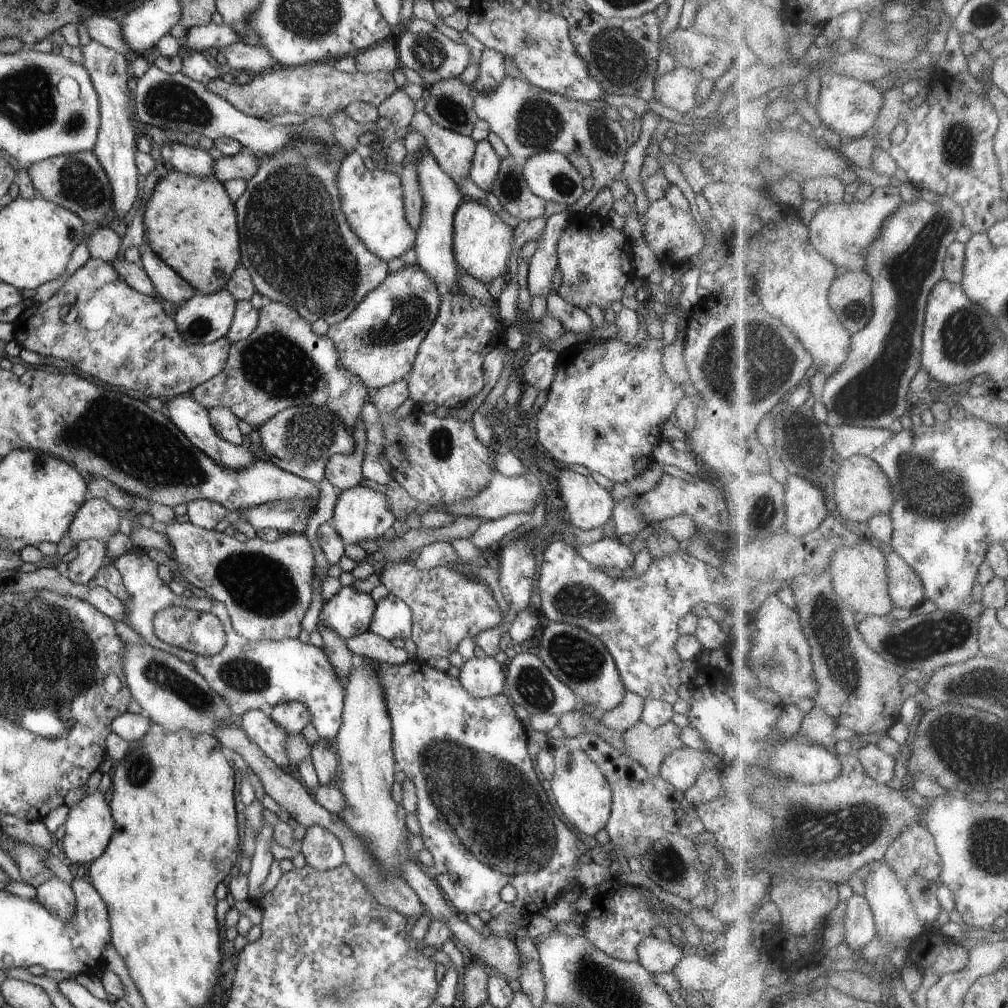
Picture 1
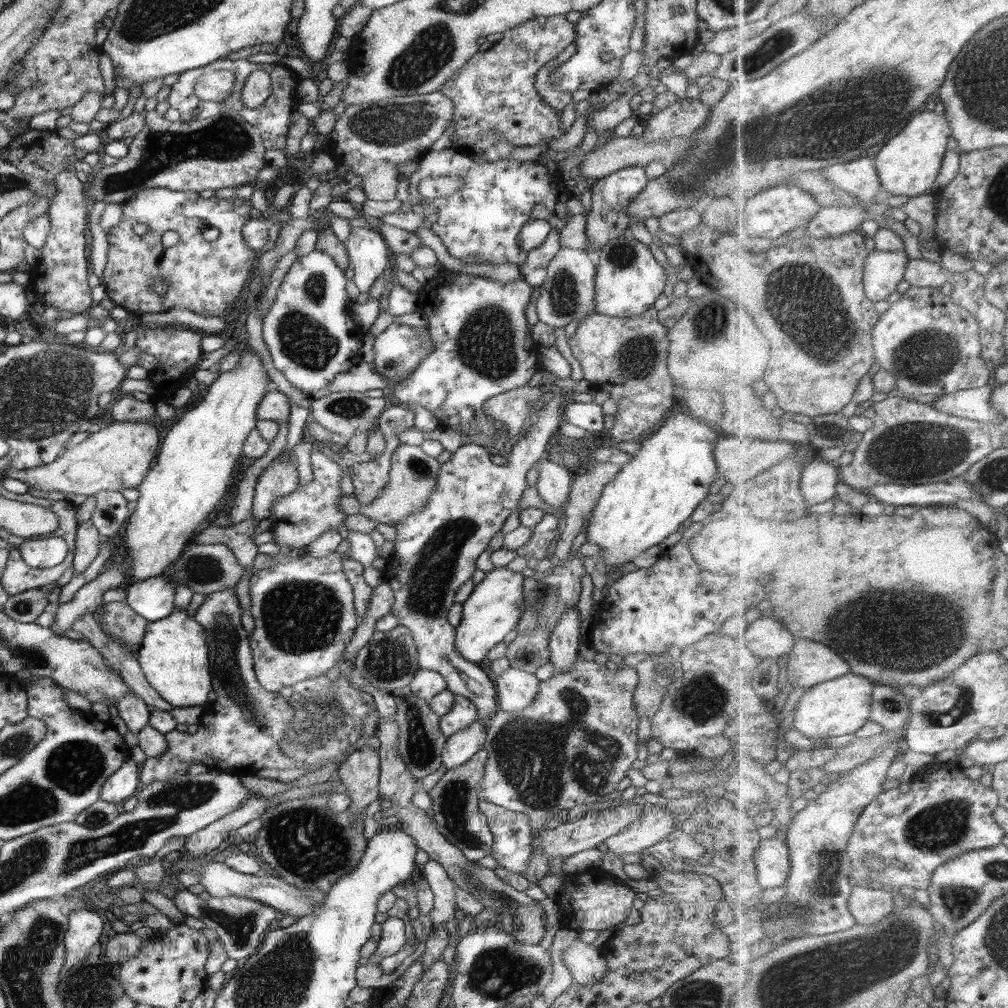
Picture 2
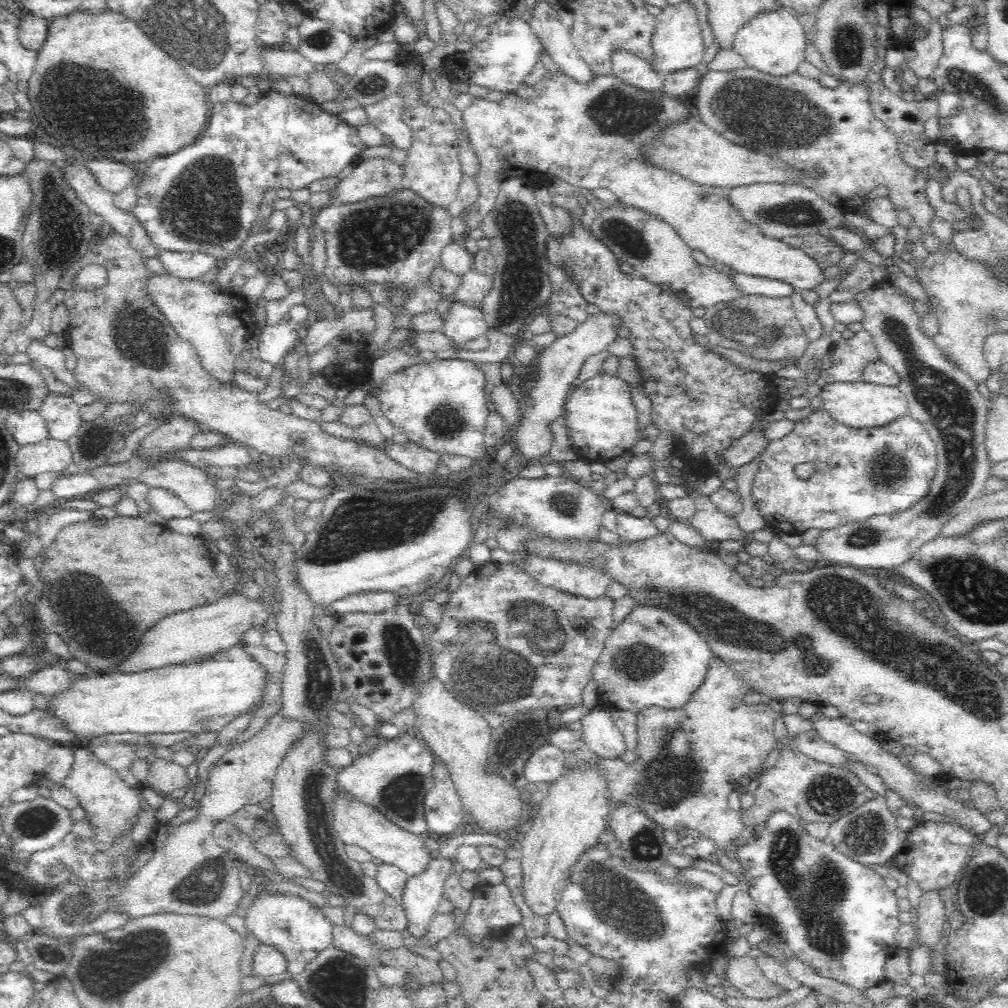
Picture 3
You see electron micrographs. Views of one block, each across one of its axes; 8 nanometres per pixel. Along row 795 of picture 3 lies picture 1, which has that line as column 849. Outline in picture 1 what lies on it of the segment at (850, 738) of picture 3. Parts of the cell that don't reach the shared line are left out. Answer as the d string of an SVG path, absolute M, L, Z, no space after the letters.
M854 894L847 904L846 943L860 957L864 947L878 937L877 920L866 894Z

